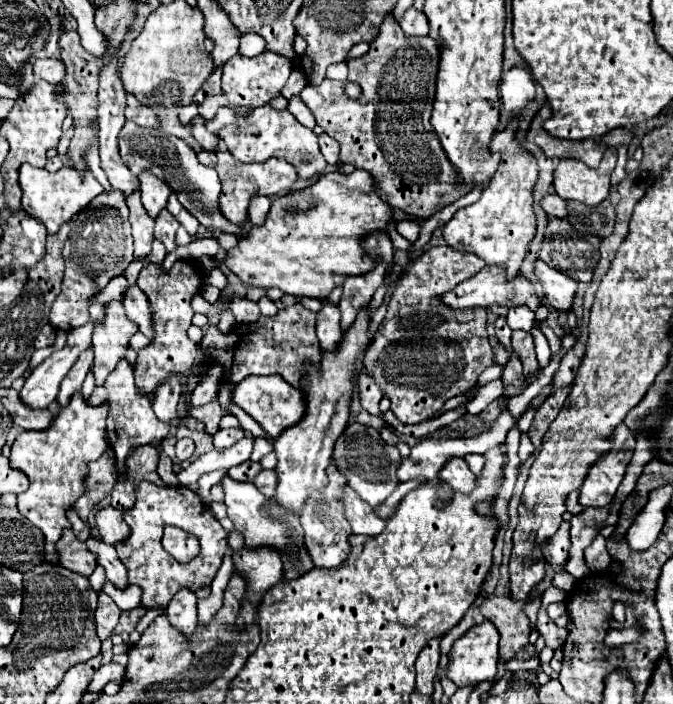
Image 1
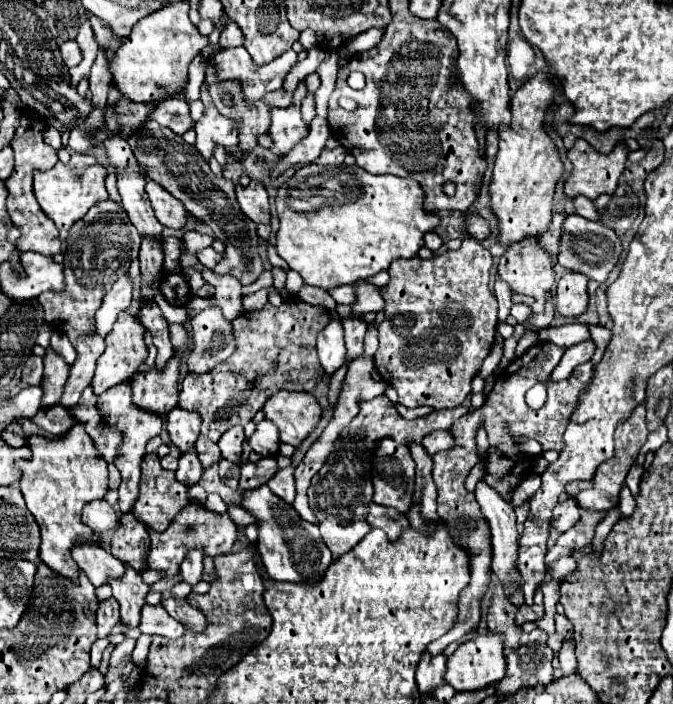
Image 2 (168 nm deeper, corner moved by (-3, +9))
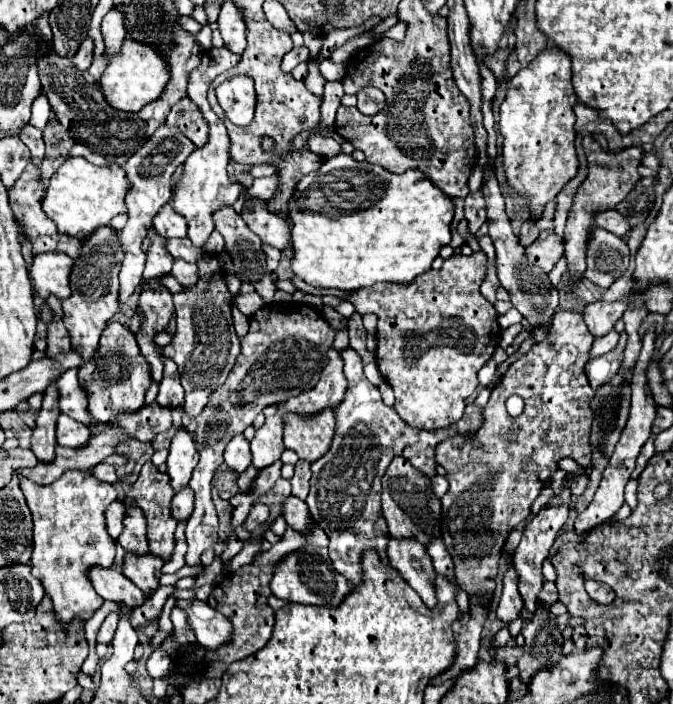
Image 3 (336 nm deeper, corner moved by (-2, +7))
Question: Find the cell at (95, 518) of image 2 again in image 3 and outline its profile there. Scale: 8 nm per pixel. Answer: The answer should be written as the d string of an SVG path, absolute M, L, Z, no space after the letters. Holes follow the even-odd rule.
M113 502L109 508L107 508L107 530L109 530L109 536L113 540L119 538L119 534L123 532L123 514L125 514L125 506L123 502Z

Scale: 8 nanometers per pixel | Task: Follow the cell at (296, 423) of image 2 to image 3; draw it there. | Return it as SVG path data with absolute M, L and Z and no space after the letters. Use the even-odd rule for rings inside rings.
M323 410L321 414L301 418L297 414L287 416L287 426L283 430L285 448L297 452L301 460L315 462L331 446L335 434L335 412Z

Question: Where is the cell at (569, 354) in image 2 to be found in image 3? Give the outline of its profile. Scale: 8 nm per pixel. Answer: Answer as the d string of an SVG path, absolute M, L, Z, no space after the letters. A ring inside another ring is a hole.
M611 330L609 334L605 334L603 338L595 338L593 342L593 350L591 350L591 358L595 356L603 356L607 352L611 352L619 342L619 332L617 330Z

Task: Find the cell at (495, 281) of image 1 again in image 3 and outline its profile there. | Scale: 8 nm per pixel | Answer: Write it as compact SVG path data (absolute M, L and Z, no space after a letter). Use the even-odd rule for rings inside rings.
M543 230L539 238L525 250L529 262L543 268L543 272L551 272L563 256L563 240L555 234L555 230Z

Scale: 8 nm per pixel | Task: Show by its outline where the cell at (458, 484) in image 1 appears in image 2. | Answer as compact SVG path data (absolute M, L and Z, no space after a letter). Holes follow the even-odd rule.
M478 480L476 484L476 500L482 508L482 514L488 520L490 526L490 538L492 538L492 570L498 576L500 582L508 588L508 594L520 584L520 574L516 570L516 556L518 556L518 532L516 532L516 514L510 502L506 502L490 484L484 484L484 480Z

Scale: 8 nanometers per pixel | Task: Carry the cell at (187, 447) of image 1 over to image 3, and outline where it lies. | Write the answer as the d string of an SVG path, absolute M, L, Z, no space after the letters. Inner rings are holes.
M185 486L179 494L175 494L171 502L171 516L177 522L185 522L191 516L191 510L193 510L193 490Z

